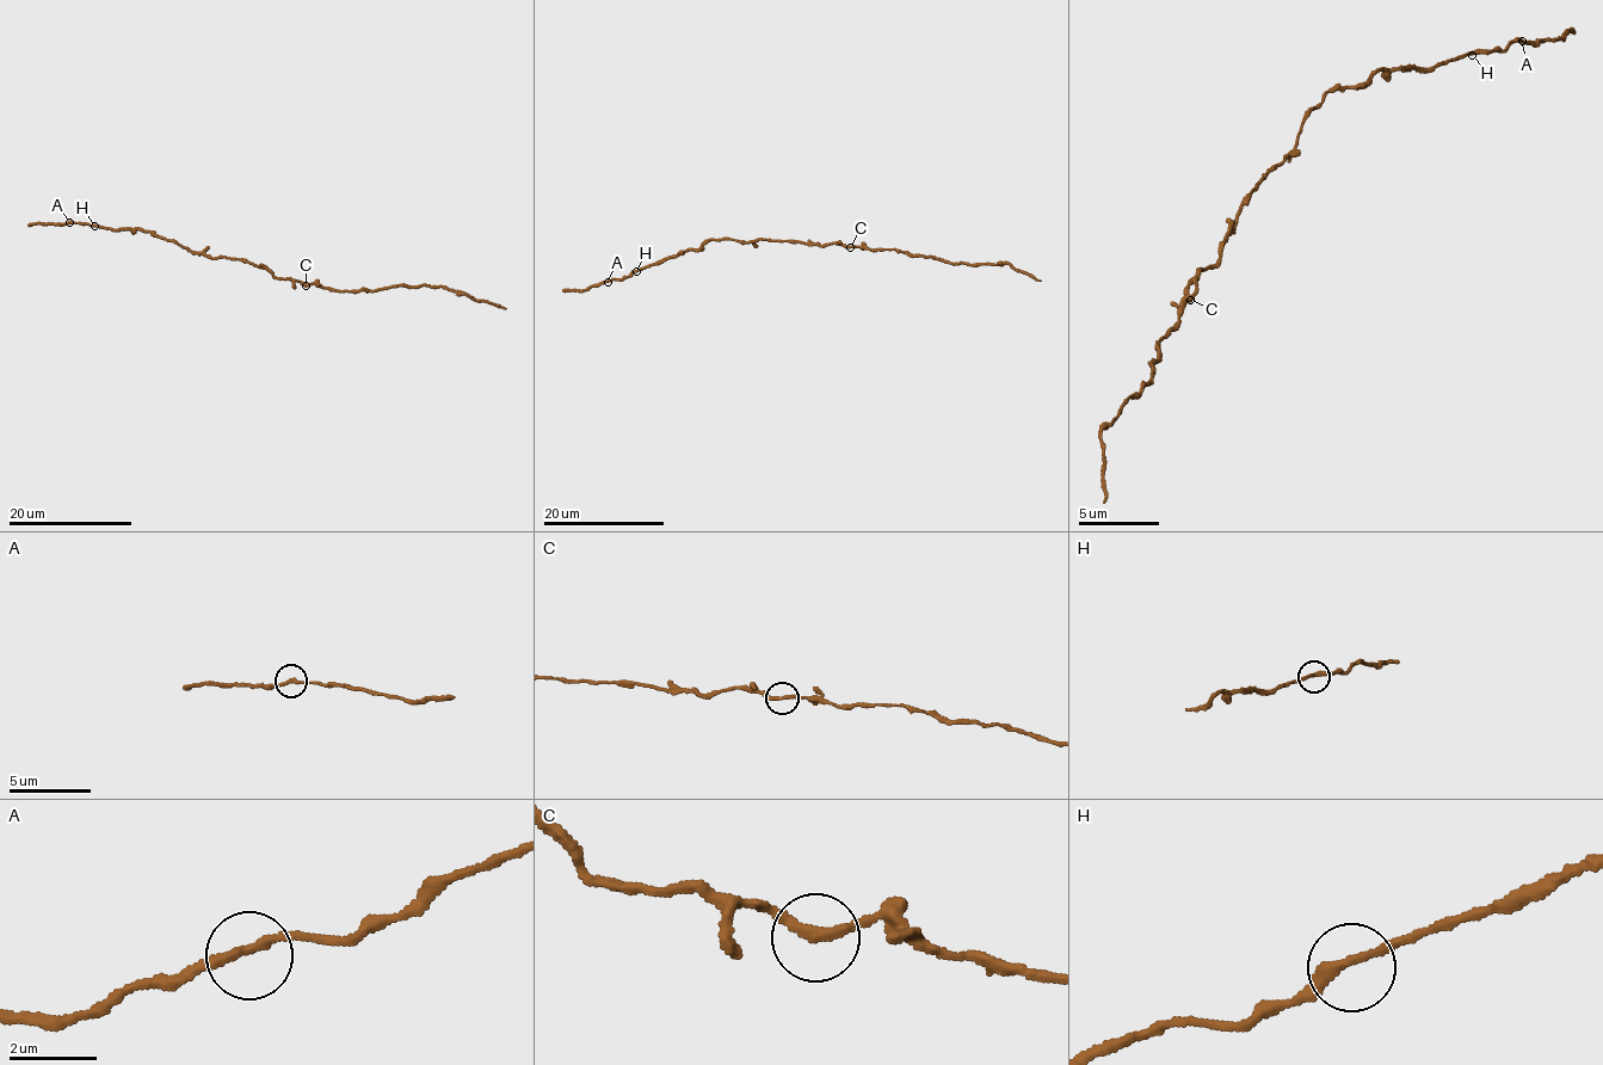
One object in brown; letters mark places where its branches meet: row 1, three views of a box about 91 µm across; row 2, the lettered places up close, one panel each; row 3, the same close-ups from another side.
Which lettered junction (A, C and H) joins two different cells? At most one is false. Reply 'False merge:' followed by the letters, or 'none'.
False merge: none

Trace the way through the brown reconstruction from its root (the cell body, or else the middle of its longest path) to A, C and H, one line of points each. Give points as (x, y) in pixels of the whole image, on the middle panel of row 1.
A: (801, 242), (708, 239), (696, 250), (680, 251), (621, 279), (608, 282)
C: (801, 242), (850, 247)
H: (801, 242), (708, 239), (696, 250), (680, 251), (636, 271)

